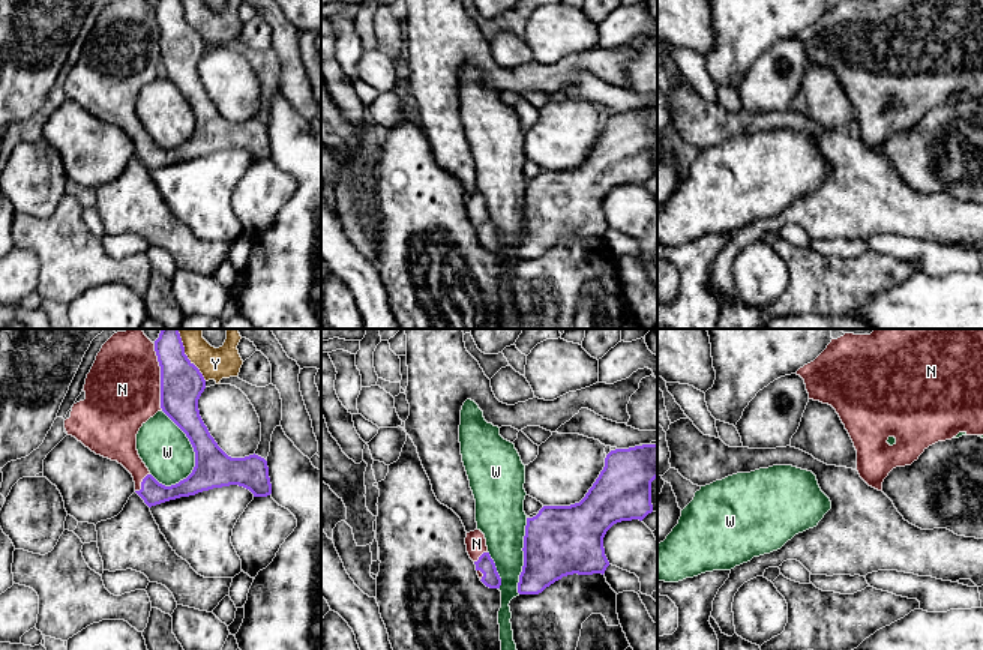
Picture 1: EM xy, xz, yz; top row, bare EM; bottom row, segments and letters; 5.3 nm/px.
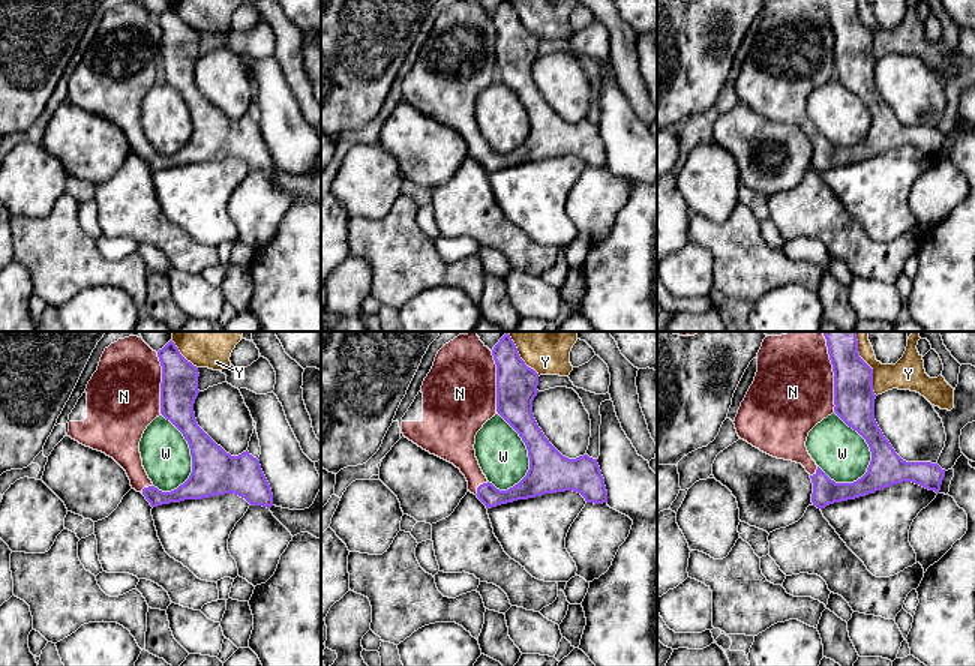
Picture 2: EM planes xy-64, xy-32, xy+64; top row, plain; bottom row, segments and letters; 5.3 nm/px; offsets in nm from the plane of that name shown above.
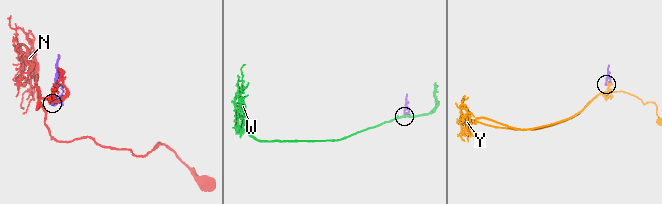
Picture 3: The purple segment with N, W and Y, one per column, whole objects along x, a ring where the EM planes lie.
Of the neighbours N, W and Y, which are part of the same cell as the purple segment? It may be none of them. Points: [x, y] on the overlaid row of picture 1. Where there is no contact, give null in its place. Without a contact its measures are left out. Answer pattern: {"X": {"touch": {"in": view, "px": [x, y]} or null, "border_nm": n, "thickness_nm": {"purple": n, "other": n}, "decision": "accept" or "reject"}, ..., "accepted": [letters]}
{"N": {"touch": {"in": "xy", "px": [161, 377]}, "border_nm": 360, "thickness_nm": {"purple": 240, "other": 400}, "decision": "accept"}, "W": {"touch": {"in": "xy", "px": [194, 451]}, "border_nm": 420, "thickness_nm": {"purple": 200, "other": 280}, "decision": "reject"}, "Y": {"touch": {"in": "xy", "px": [185, 355]}, "border_nm": 320, "thickness_nm": {"purple": 240, "other": 180}, "decision": "reject"}, "accepted": ["N"]}

